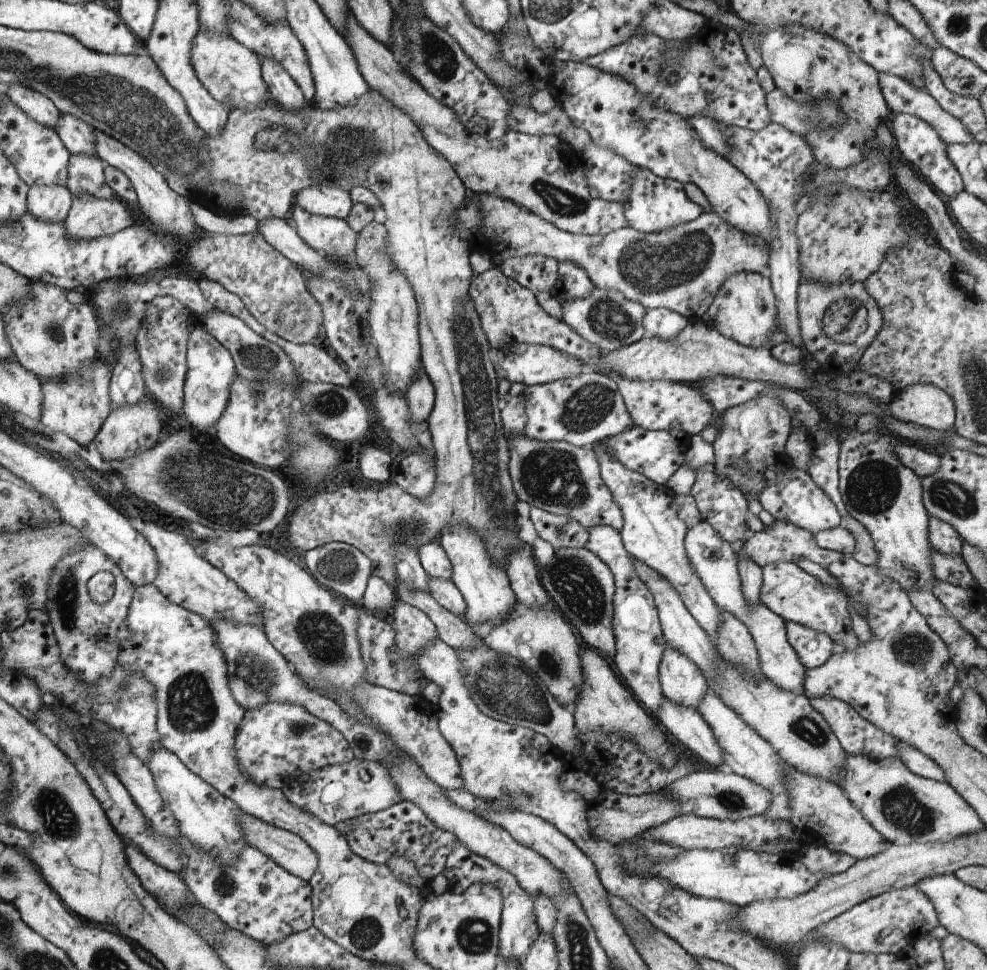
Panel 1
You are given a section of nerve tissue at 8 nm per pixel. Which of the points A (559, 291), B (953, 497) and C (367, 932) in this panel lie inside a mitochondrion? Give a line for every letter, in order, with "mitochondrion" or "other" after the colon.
A: other
B: mitochondrion
C: mitochondrion

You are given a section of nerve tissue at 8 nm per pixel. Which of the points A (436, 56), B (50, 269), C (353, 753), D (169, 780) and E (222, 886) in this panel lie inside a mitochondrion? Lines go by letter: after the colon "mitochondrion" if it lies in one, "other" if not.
A: mitochondrion
B: other
C: other
D: other
E: mitochondrion

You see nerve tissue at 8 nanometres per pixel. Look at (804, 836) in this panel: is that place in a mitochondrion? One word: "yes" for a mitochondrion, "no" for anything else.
no

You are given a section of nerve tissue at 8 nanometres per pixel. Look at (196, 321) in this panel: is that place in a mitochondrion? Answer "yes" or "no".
no

